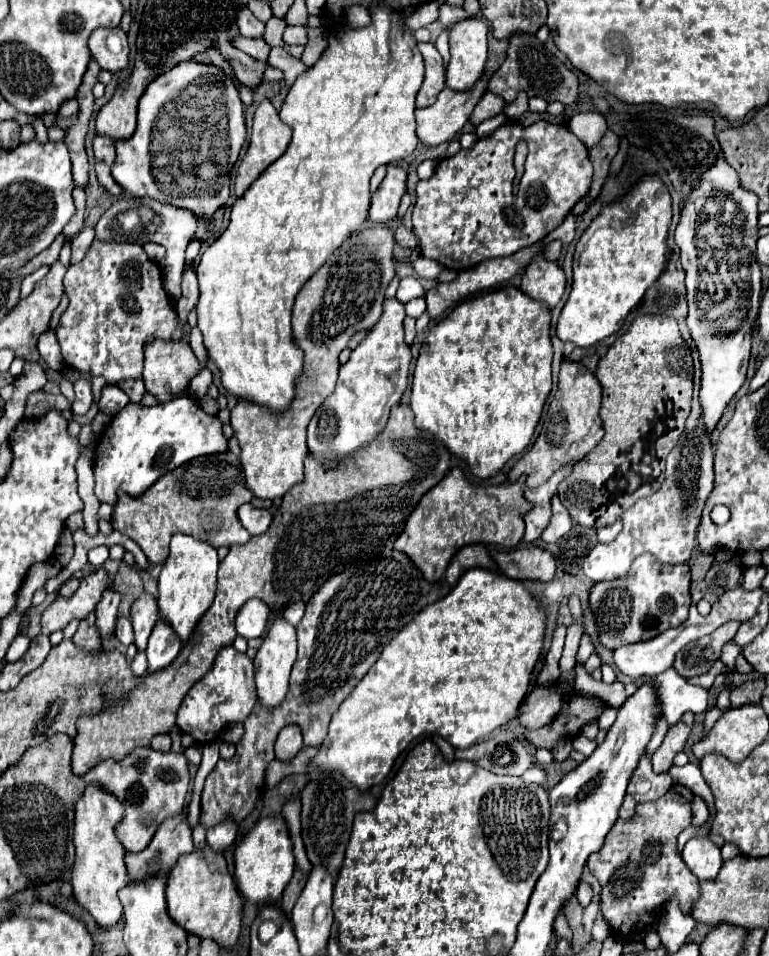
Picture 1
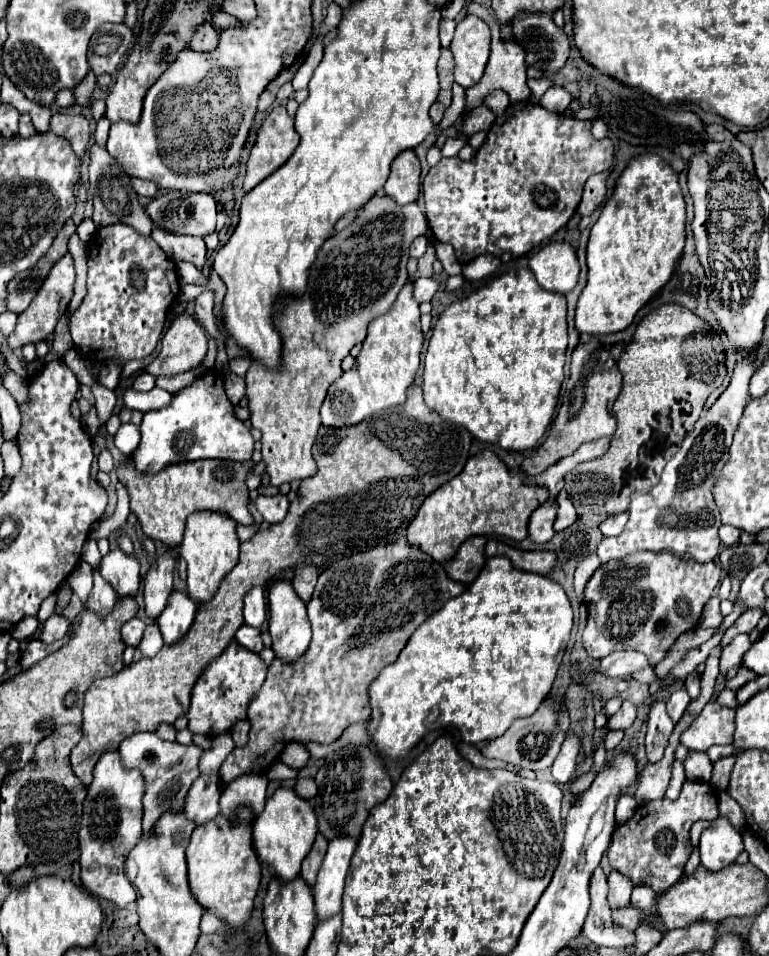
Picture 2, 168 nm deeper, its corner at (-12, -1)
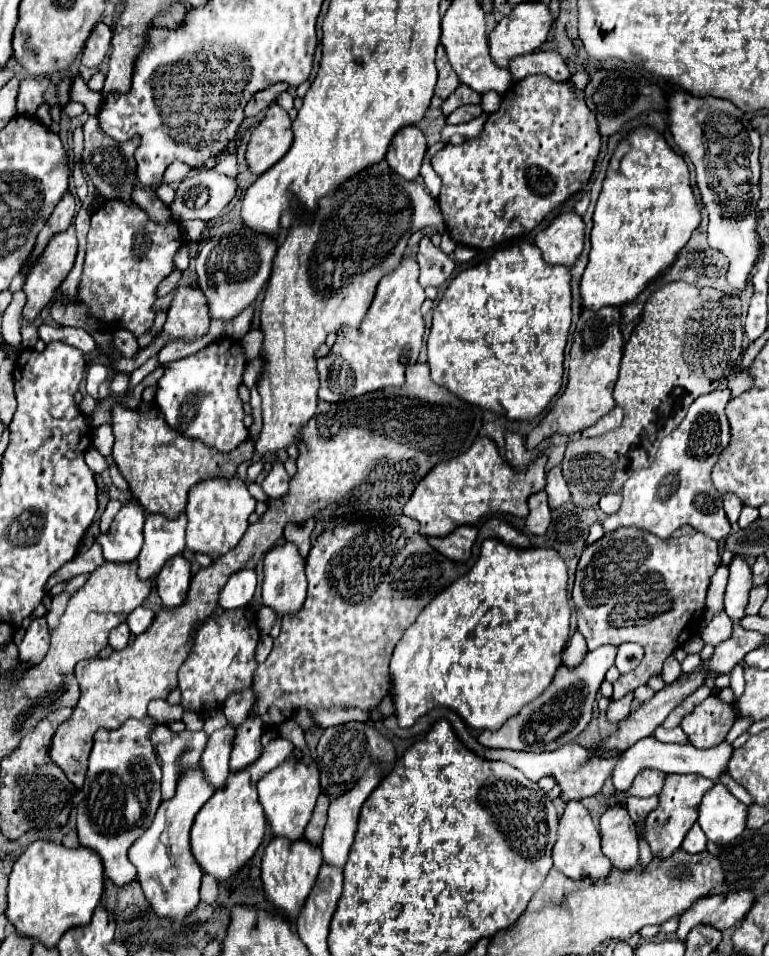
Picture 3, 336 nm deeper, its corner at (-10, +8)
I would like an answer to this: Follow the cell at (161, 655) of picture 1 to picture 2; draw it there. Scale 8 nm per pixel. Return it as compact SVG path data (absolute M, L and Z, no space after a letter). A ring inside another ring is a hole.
M174 592L168 600L168 610L160 614L158 626L164 636L166 646L178 644L190 630L196 618L196 604L190 598L184 598L182 592Z

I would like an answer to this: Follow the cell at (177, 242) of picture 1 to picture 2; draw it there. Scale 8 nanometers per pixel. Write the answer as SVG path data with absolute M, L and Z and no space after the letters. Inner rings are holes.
M158 192L156 198L146 204L146 212L154 226L172 232L172 234L190 234L190 236L208 236L216 230L216 200L212 194L188 194L188 192Z

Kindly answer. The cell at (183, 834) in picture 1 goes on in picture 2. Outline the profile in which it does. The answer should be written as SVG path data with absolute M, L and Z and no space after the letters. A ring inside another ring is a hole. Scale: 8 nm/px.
M200 776L188 790L188 796L184 802L184 816L190 822L194 822L194 826L202 826L214 820L220 812L218 798L222 794L222 788L224 786L220 786L218 776L210 776L210 778Z

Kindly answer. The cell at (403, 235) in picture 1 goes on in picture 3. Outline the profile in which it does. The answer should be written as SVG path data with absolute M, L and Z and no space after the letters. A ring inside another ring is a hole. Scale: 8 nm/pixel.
M424 237L419 242L416 261L420 265L420 285L440 287L446 283L454 271L454 261L436 245L432 245L429 237Z

